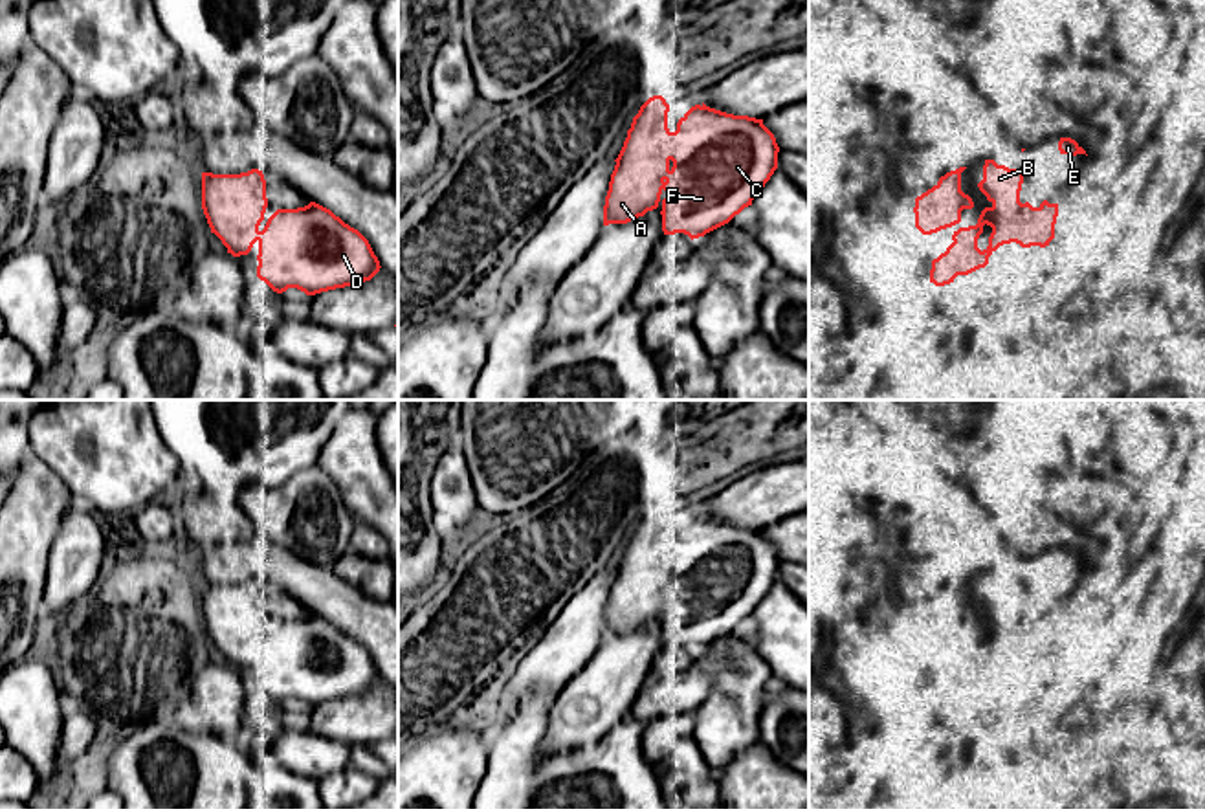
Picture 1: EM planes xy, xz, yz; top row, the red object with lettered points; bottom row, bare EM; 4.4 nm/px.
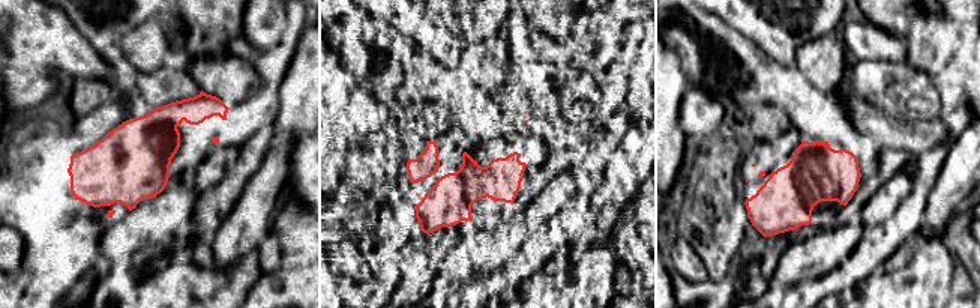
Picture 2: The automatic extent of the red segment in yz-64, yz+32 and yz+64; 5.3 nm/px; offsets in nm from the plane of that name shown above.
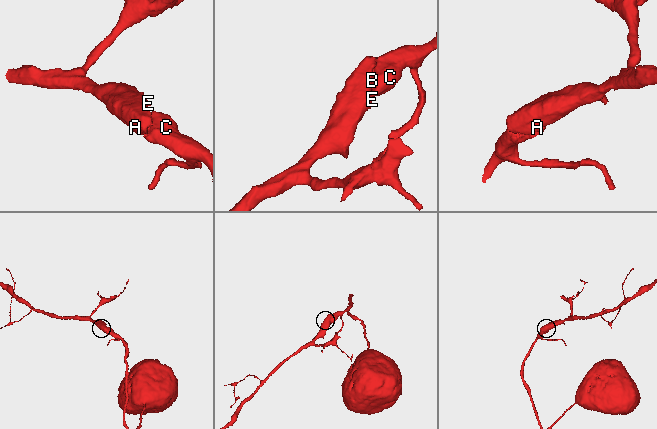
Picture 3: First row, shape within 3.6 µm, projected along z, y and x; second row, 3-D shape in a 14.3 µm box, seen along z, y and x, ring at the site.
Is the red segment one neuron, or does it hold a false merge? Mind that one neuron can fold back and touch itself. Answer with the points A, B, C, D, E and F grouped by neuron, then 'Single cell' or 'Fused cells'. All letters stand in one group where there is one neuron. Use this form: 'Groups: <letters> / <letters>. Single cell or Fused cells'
Groups: A B C D E F. Single cell

